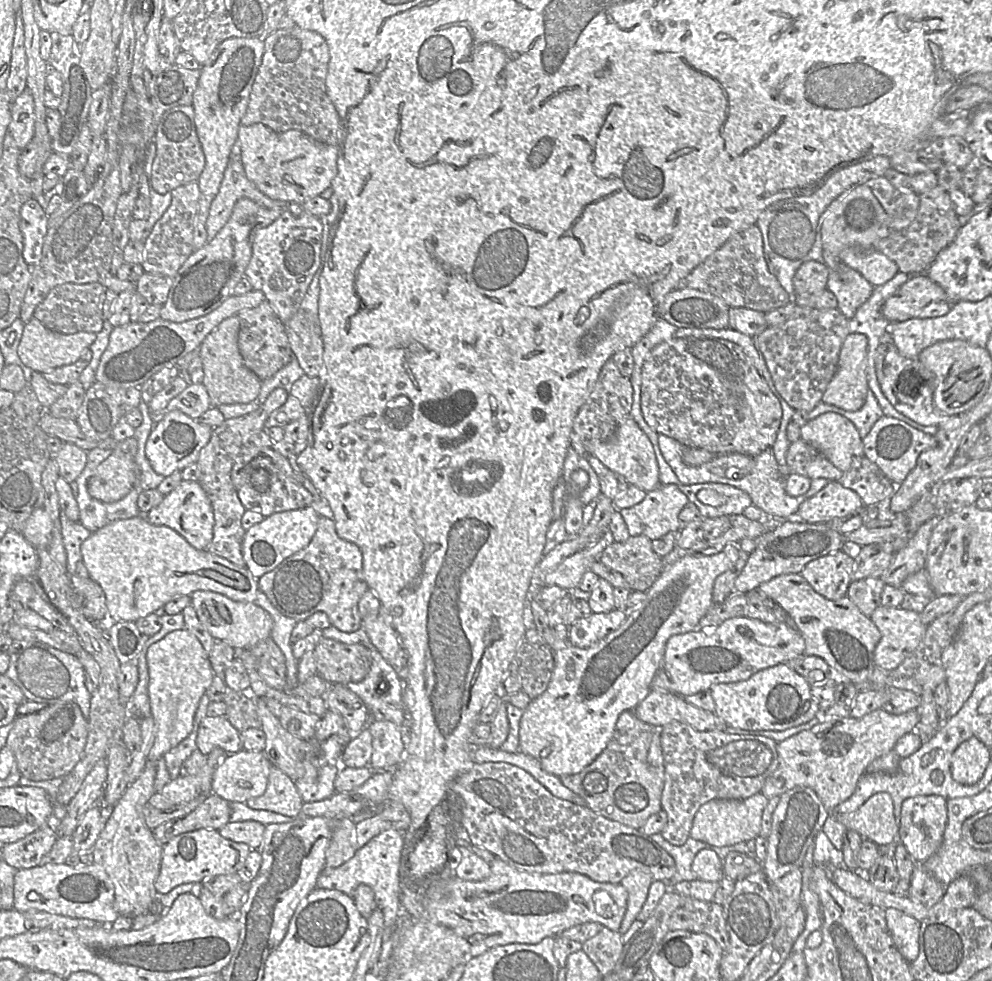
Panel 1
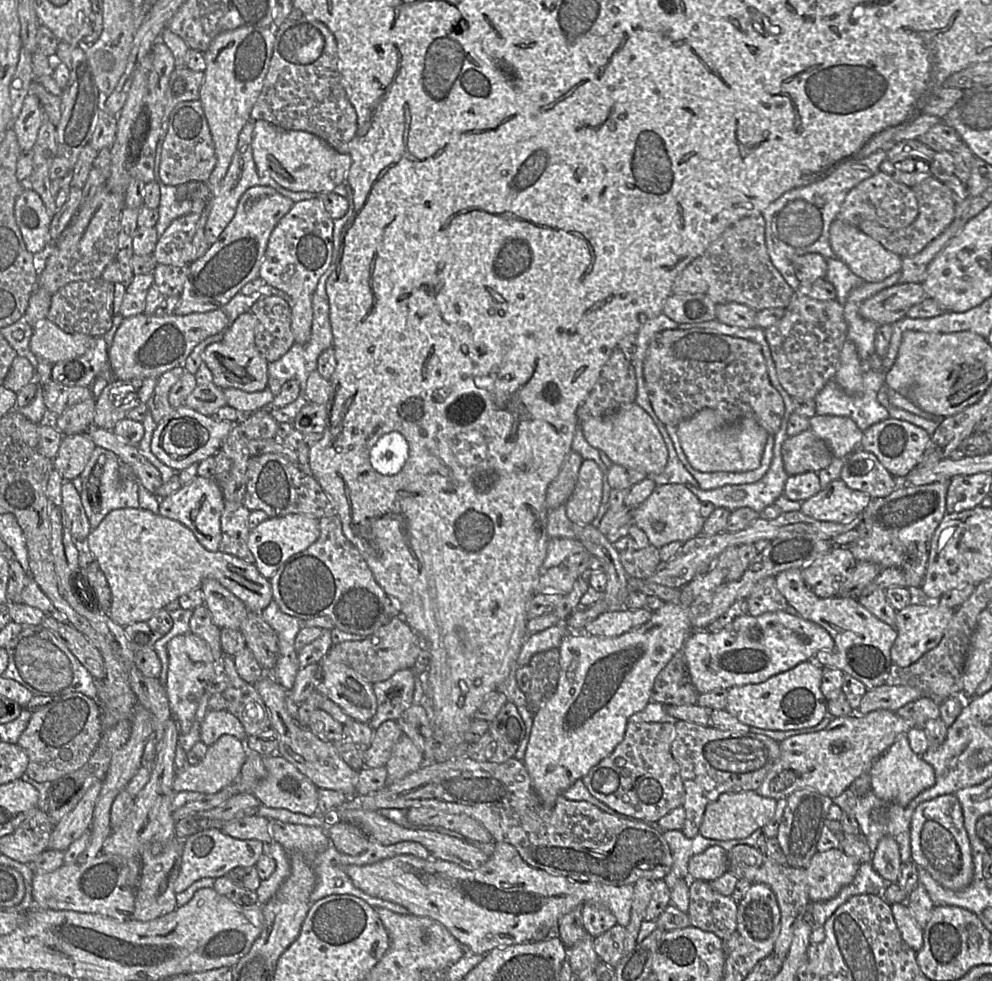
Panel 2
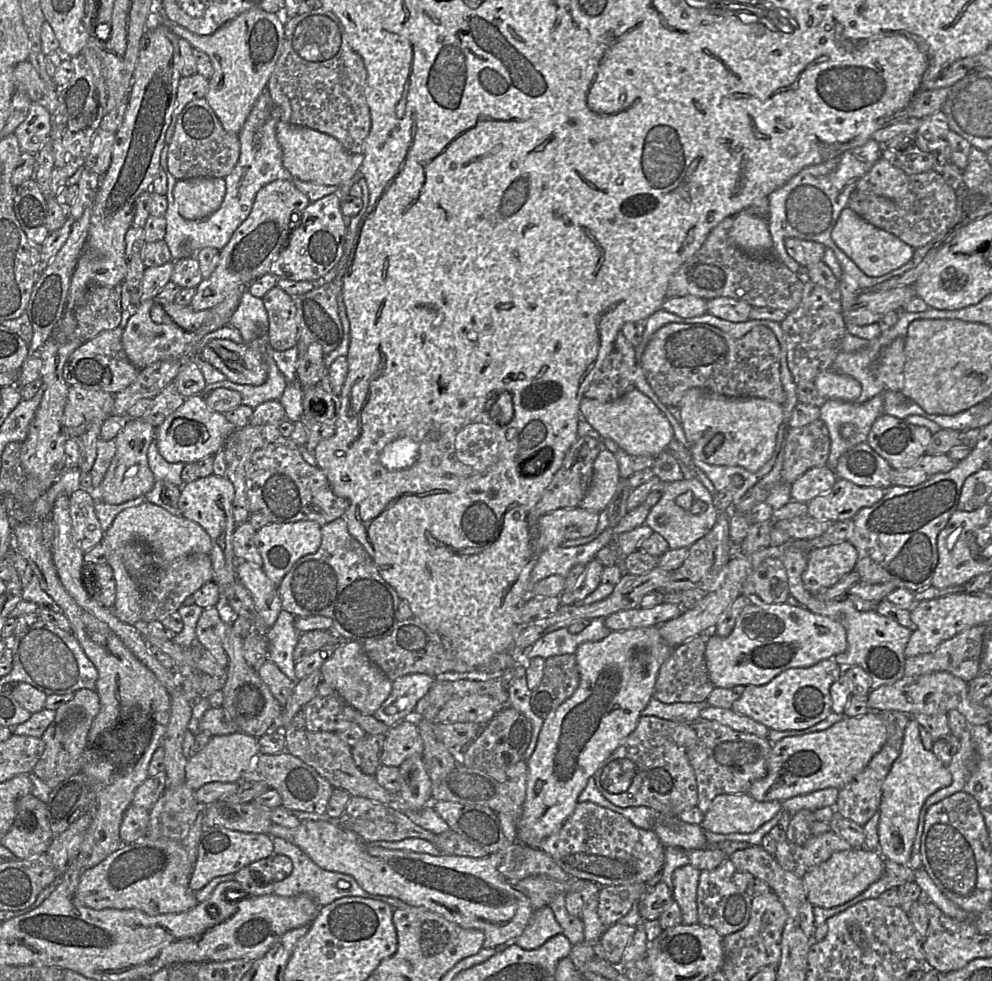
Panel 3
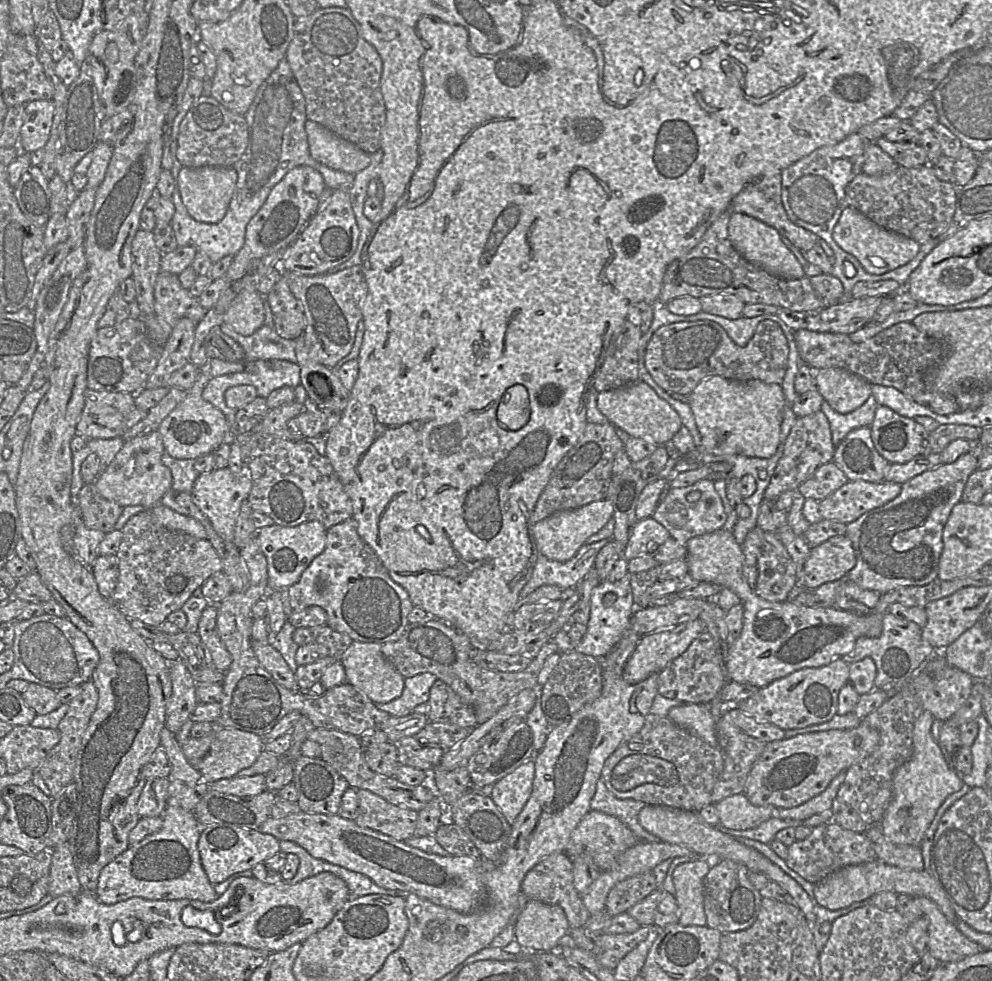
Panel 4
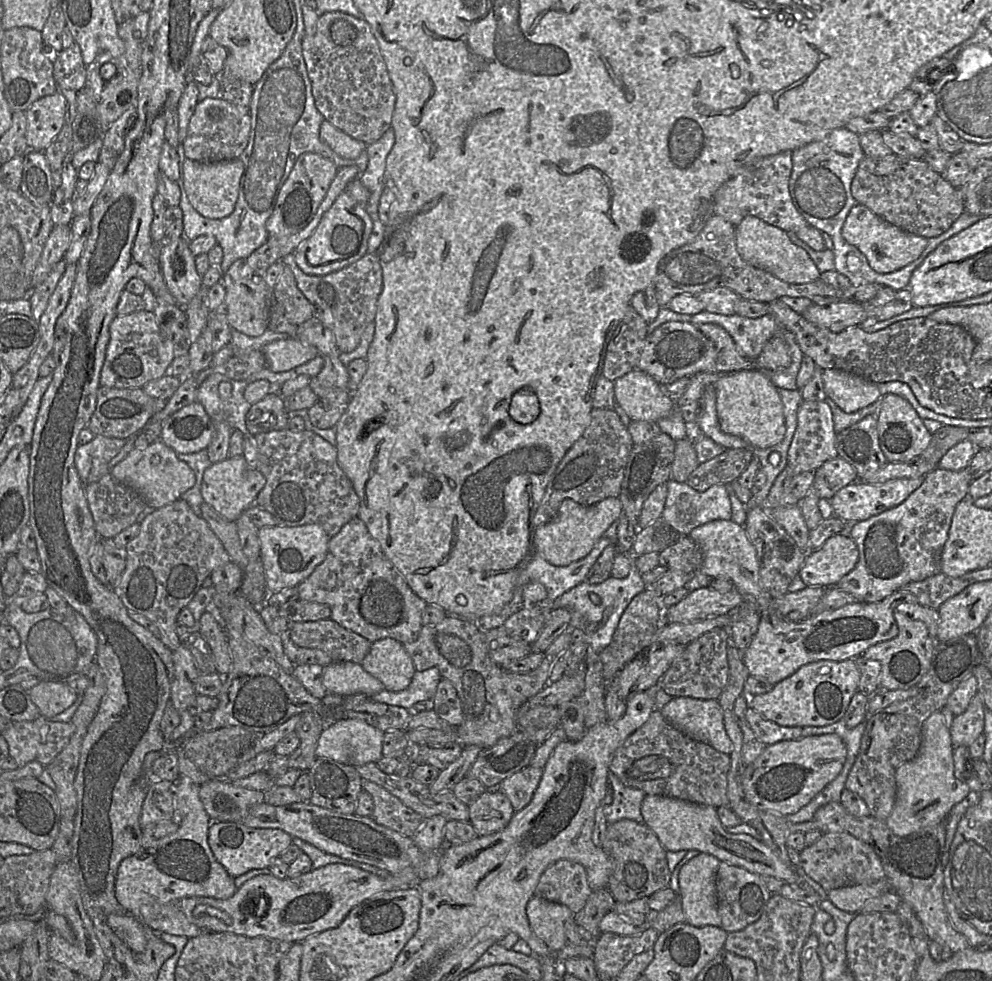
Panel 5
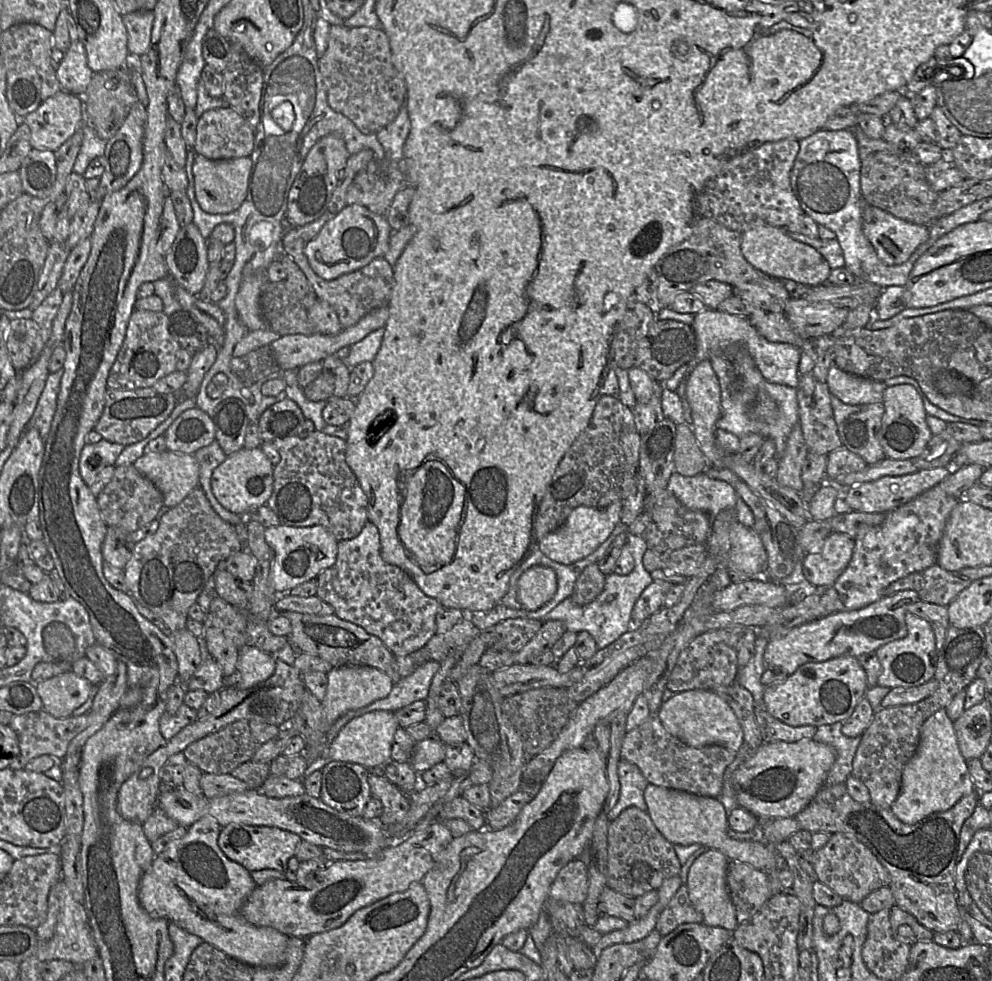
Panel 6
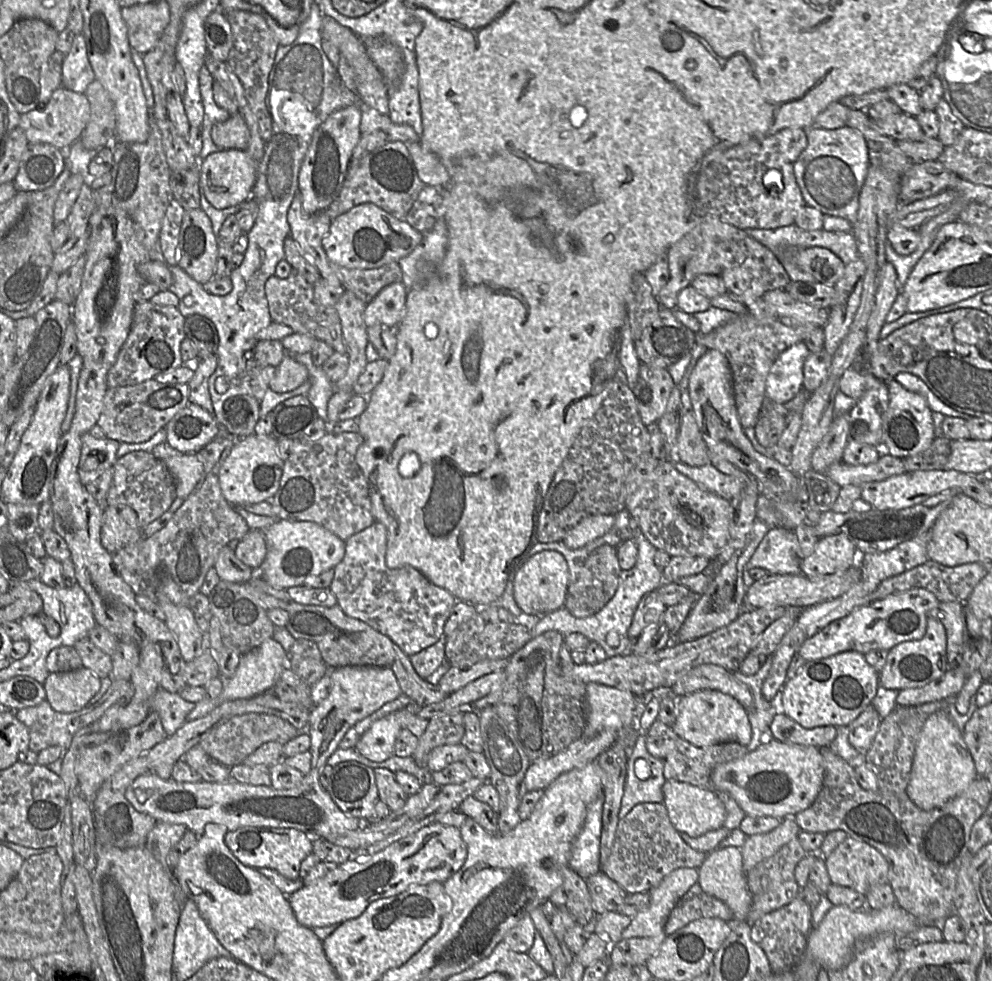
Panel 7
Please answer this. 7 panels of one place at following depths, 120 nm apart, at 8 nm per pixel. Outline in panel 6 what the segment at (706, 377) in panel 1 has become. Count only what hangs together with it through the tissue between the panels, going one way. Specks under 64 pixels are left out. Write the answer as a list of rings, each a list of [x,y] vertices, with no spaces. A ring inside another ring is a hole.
[[[656,318],[649,326],[646,336],[639,342],[634,367],[645,371],[656,382],[664,383],[674,375],[678,368],[693,360],[696,348],[696,335],[691,325],[677,320]]]

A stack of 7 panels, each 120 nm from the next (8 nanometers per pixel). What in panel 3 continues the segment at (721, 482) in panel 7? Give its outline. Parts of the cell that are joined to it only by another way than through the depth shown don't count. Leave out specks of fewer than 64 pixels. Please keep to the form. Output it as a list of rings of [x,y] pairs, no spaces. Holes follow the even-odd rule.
[[[697,478],[682,479],[672,482],[666,487],[662,497],[650,509],[645,524],[665,538],[670,549],[689,548],[711,531],[718,520],[719,514],[720,512],[713,505],[712,494]],[[685,492],[692,492],[695,500],[707,504],[706,510],[703,513],[694,514],[690,510],[680,507],[676,503],[676,499]]]

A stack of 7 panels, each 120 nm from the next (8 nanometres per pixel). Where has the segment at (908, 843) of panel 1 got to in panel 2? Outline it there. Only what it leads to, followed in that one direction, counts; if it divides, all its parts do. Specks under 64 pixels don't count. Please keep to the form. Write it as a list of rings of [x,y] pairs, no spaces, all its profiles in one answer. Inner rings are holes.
[[[955,794],[941,795],[920,803],[910,822],[911,860],[922,867],[943,887],[958,891],[974,877],[972,847],[964,826],[962,806]]]

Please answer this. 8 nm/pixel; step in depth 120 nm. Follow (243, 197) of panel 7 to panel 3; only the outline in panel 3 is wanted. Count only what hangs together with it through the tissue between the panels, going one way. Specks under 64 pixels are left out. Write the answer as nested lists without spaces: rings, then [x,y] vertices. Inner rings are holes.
[[[202,177],[177,180],[173,195],[180,215],[202,220],[217,211],[226,192],[224,178]]]

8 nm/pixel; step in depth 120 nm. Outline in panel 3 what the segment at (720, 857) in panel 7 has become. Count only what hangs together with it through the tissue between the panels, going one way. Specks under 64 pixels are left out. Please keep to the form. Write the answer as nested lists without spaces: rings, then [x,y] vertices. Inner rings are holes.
[[[692,865],[677,868],[673,873],[672,897],[680,907],[682,924],[698,923],[697,889],[701,871]]]

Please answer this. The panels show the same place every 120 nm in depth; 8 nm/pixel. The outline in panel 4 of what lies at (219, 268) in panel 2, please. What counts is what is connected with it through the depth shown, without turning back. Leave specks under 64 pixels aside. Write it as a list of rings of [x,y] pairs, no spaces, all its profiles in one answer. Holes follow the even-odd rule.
[[[309,166],[291,169],[271,190],[263,206],[248,222],[243,247],[233,256],[226,273],[205,288],[197,298],[200,305],[209,310],[220,298],[223,291],[235,280],[242,277],[252,261],[288,248],[302,229],[316,213],[324,190],[324,179],[320,172]]]

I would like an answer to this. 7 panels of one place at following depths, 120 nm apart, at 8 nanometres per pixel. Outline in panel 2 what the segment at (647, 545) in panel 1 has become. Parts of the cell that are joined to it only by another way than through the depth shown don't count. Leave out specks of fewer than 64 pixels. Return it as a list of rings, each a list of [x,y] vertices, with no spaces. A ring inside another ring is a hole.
[[[651,544],[640,550],[622,550],[619,557],[626,573],[641,579],[648,579],[661,562],[659,549]]]

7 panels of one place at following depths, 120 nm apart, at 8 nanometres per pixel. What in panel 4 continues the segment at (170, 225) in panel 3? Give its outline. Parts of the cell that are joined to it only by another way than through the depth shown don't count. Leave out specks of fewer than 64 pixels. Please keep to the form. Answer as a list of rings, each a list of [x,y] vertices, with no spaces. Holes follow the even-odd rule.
[[[282,58],[276,68],[263,81],[244,114],[248,127],[248,143],[241,158],[232,166],[237,172],[237,182],[225,216],[218,223],[194,220],[185,207],[177,185],[182,167],[176,158],[177,140],[171,141],[172,167],[175,179],[172,201],[174,214],[170,222],[177,245],[192,246],[215,263],[225,256],[234,256],[243,247],[248,222],[265,203],[272,188],[293,168],[309,166],[320,172],[326,189],[348,188],[355,174],[333,170],[316,161],[309,152],[305,123],[307,121],[305,98],[297,84],[289,63]]]

